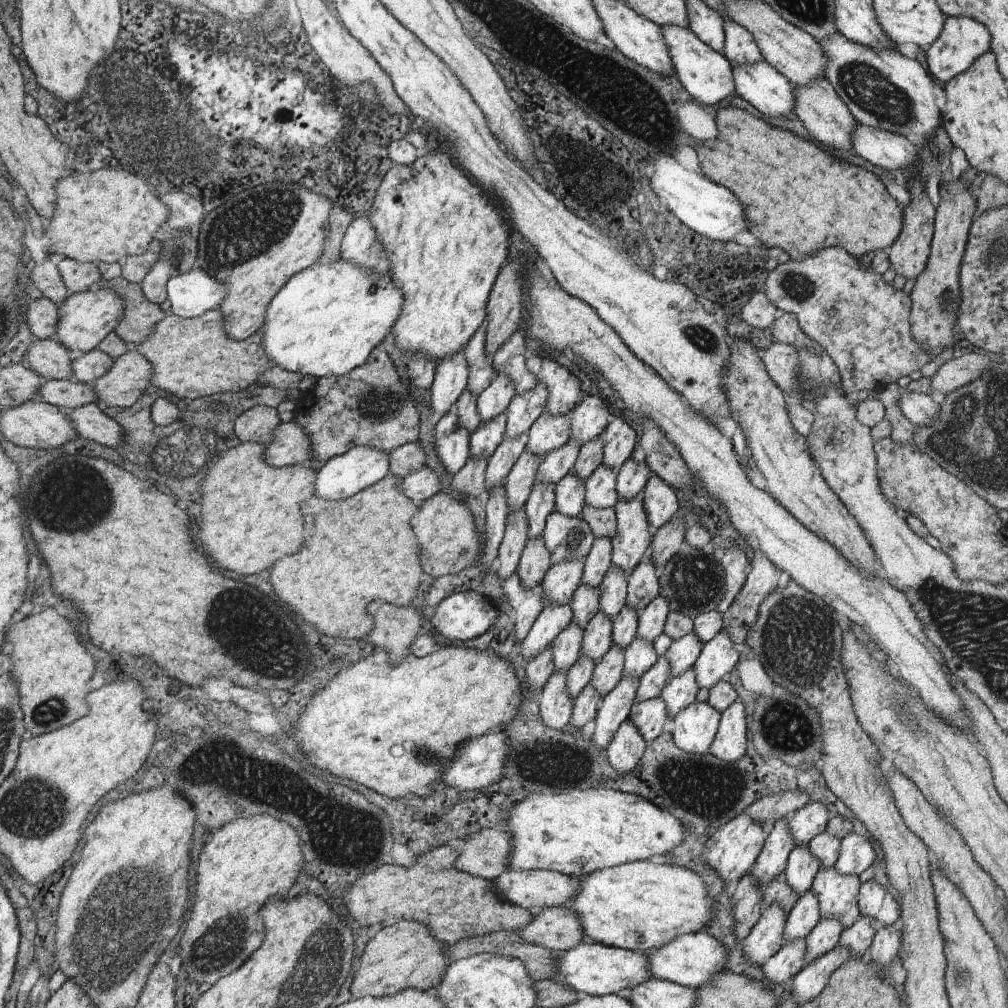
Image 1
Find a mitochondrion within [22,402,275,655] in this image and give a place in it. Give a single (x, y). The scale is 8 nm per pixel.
(87, 499)

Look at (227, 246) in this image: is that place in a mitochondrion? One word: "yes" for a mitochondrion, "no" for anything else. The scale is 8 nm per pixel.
yes

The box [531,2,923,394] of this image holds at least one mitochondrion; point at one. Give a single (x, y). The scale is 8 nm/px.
(872, 91)

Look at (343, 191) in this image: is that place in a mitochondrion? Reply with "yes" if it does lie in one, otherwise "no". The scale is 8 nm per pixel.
no

